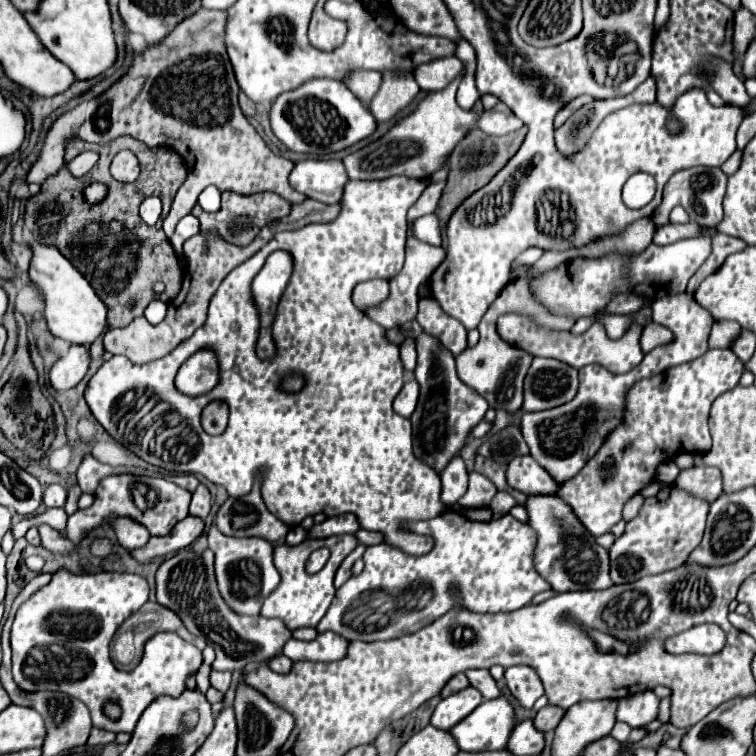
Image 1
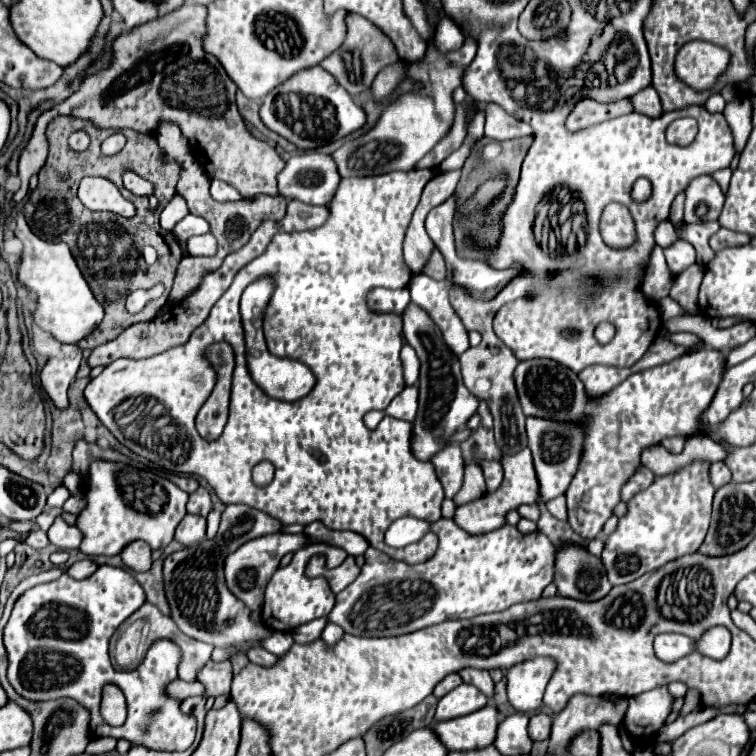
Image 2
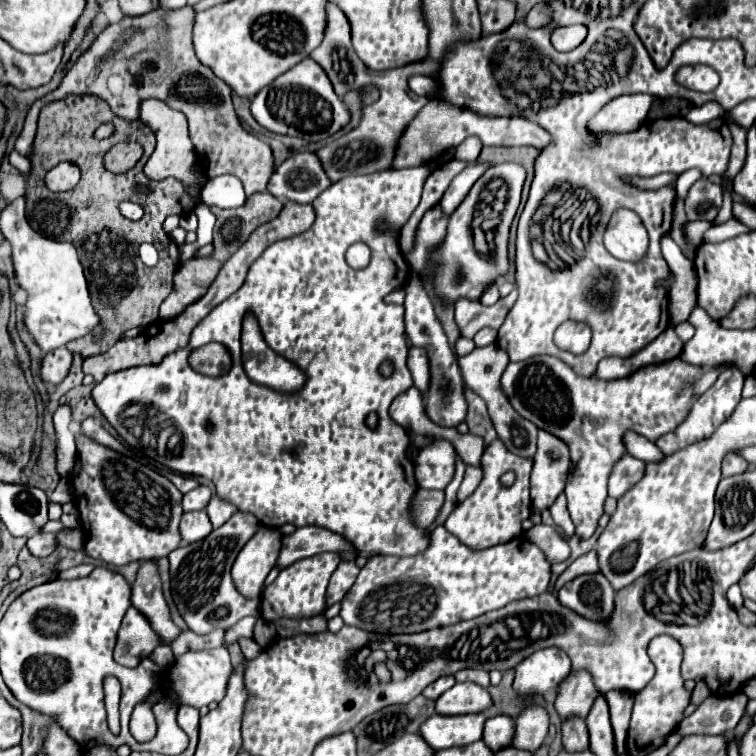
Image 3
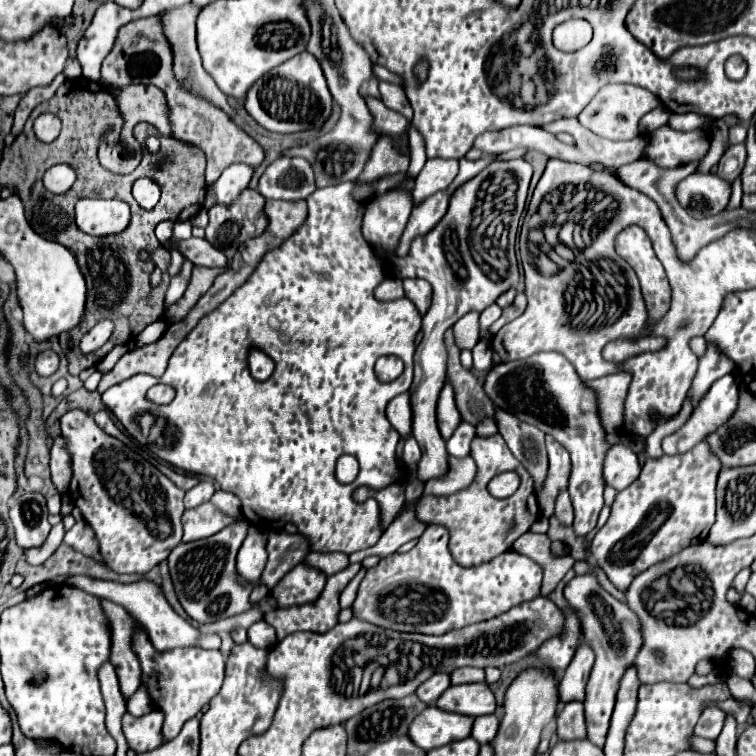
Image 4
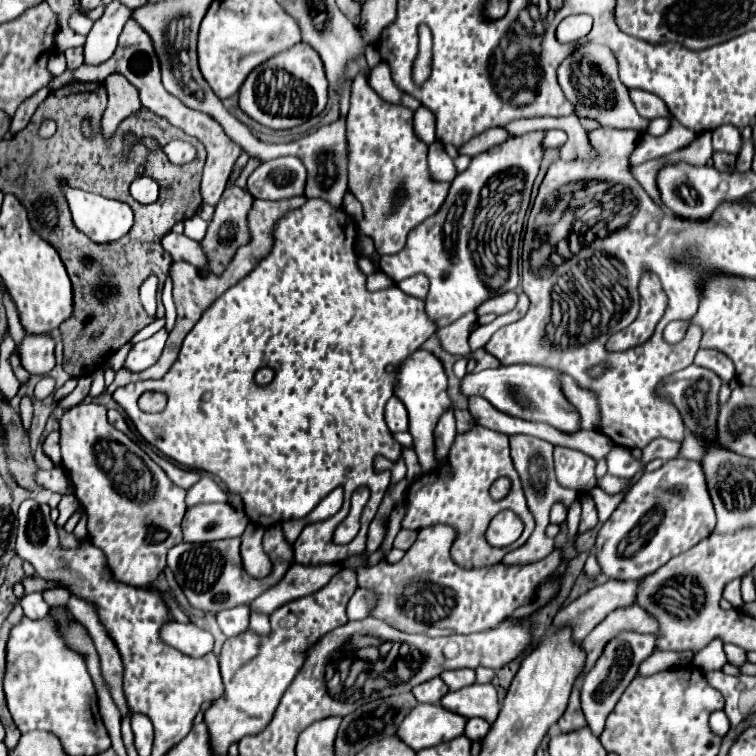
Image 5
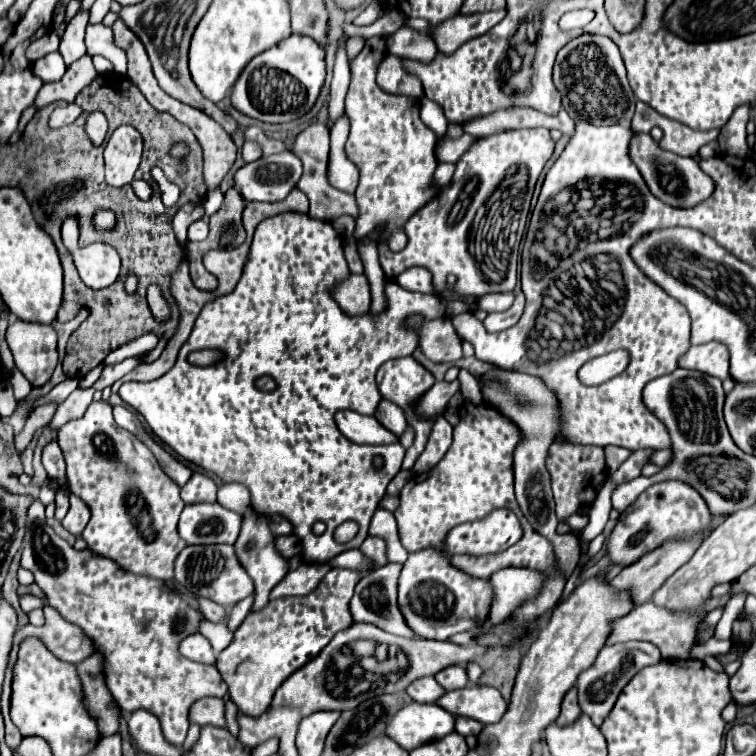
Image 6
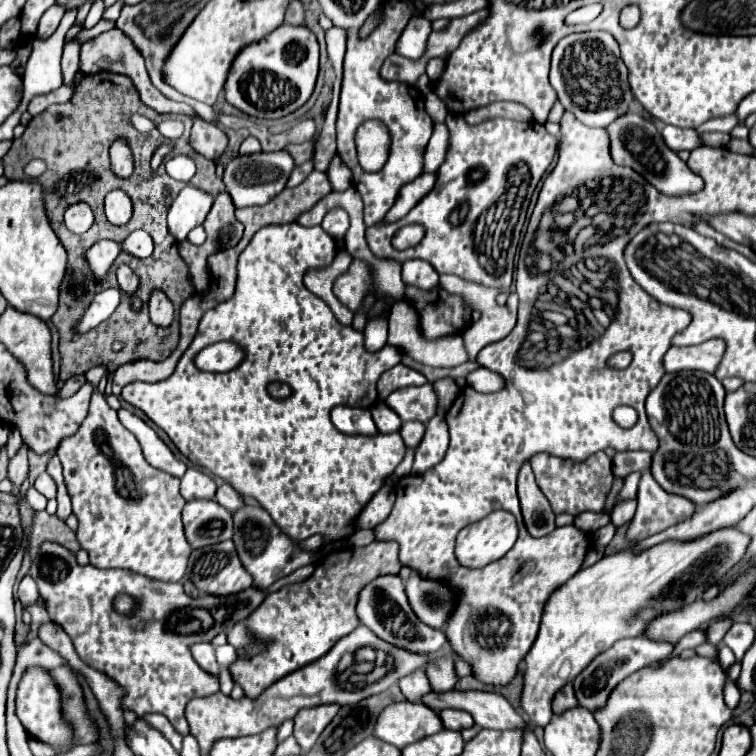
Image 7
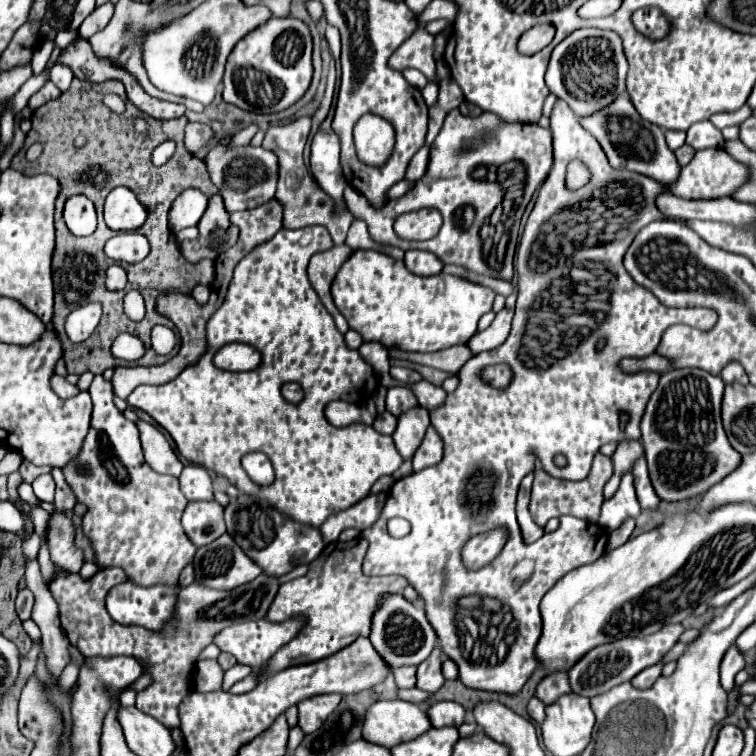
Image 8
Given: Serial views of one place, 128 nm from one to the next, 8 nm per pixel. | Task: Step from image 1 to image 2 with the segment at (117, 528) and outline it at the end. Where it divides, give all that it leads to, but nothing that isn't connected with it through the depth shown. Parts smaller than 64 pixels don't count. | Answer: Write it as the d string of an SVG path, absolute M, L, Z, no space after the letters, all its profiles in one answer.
M132 540L132 544L126 544L124 546L124 552L122 552L122 560L126 566L134 568L134 570L148 570L150 564L152 564L152 558L150 558L150 548L148 544L144 544L144 540Z

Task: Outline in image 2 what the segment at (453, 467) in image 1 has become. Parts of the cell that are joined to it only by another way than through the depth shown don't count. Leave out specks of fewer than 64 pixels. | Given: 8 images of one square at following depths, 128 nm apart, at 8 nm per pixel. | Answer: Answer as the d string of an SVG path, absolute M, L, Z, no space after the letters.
M448 444L442 452L438 452L430 460L436 468L438 480L444 486L446 498L454 498L456 492L460 492L462 482L464 482L464 460L458 444Z

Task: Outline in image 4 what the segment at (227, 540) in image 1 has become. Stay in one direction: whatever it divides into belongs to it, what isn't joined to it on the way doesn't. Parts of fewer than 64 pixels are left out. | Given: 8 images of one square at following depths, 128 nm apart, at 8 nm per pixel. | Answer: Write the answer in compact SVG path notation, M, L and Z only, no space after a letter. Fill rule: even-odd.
M222 490L214 492L212 500L210 500L222 514L226 516L232 516L232 518L238 518L242 516L242 510L240 510L240 500L234 496L234 494L226 494ZM252 526L238 552L238 562L236 562L236 570L244 580L250 580L250 582L260 580L262 570L268 560L266 542L268 542L266 534L258 530L256 526Z

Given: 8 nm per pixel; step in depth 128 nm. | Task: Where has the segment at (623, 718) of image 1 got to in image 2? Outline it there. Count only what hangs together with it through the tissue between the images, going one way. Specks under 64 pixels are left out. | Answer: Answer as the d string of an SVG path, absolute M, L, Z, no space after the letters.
M666 686L628 698L630 706L624 716L624 728L630 732L630 736L634 736L638 746L650 744L652 736L658 732L658 728L670 714L672 700L674 698L668 694Z

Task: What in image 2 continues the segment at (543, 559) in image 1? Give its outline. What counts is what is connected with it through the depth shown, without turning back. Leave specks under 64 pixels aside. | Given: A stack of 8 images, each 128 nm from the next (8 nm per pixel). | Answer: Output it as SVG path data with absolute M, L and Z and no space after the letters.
M568 540L556 546L554 584L560 596L576 600L600 600L612 588L600 556L592 556L584 544Z

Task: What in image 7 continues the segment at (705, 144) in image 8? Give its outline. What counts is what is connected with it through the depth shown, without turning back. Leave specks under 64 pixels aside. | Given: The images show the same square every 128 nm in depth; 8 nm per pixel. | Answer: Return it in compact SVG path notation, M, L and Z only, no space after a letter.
M714 132L714 134L702 134L700 138L702 138L702 142L706 146L726 146L730 142L730 134L718 134L718 132Z

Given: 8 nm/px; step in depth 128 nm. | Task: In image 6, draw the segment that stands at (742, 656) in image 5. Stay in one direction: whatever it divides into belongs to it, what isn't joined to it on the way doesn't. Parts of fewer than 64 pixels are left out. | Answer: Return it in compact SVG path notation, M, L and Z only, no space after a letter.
M710 638L710 640L706 640L706 642L696 642L696 644L690 648L690 658L726 654L726 652L730 652L730 648L732 648L732 642L730 642L730 640Z

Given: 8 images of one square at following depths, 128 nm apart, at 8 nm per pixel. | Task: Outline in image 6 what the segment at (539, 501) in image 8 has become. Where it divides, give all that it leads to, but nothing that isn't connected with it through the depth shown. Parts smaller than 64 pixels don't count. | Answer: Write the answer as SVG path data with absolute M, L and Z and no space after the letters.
M552 444L548 452L548 472L552 476L552 490L556 500L556 516L564 522L572 516L578 506L590 506L600 492L608 472L604 464L604 450L600 446L582 446L582 444Z

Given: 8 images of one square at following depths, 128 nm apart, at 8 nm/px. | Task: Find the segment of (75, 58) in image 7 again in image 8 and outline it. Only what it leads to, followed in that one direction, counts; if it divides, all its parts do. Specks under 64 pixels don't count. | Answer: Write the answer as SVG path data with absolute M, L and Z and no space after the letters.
M54 64L52 70L50 70L50 80L52 80L62 92L66 92L66 90L70 88L72 80L74 80L74 72L72 72L70 66L66 66L66 64Z

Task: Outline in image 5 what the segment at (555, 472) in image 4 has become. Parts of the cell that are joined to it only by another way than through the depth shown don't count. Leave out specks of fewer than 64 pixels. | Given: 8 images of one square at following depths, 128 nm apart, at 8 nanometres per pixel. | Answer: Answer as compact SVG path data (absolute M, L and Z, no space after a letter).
M554 446L554 466L556 466L558 484L566 488L584 492L596 486L596 478L594 478L596 460L580 450Z

